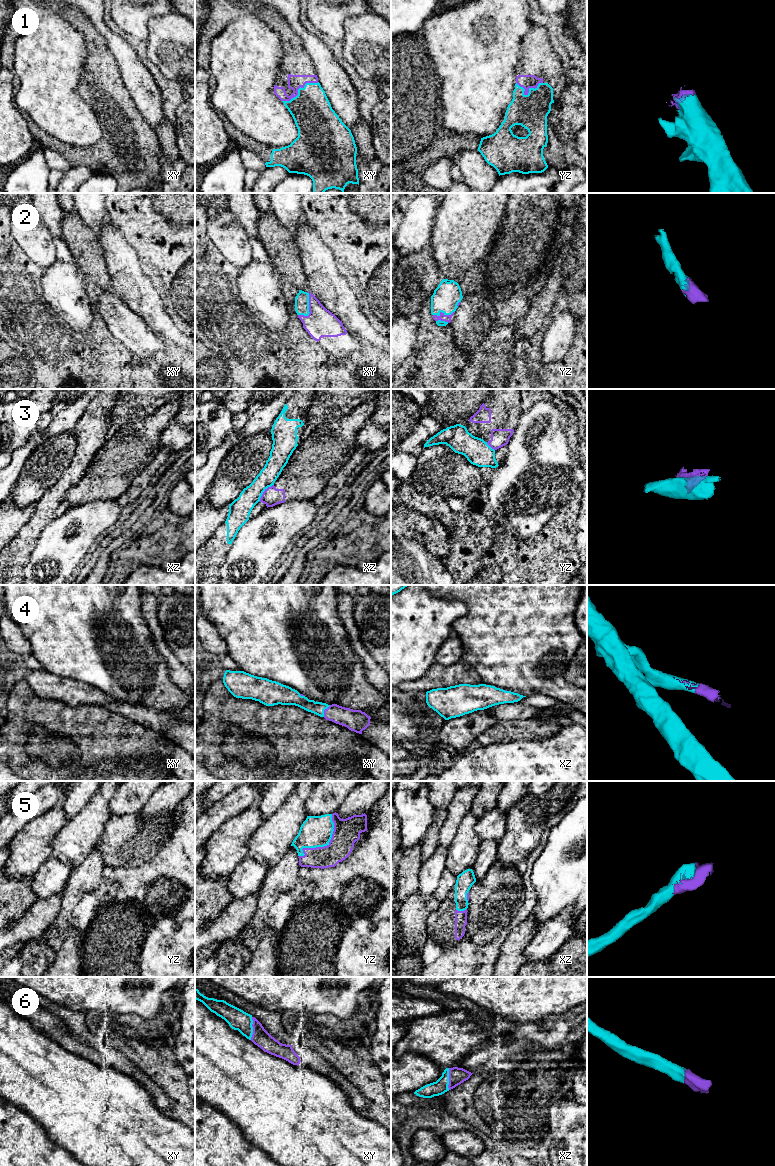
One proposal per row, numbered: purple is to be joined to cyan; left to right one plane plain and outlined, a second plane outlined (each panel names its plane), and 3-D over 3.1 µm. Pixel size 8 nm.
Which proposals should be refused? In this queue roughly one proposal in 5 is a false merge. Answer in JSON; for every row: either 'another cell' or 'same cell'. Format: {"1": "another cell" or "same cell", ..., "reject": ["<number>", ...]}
{"1": "same cell", "2": "same cell", "3": "another cell", "4": "same cell", "5": "same cell", "6": "same cell", "reject": ["3"]}

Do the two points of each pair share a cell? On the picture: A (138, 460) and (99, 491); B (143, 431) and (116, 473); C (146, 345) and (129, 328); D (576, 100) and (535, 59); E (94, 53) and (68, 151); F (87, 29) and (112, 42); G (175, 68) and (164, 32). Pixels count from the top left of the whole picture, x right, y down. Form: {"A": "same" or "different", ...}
{"A": "same", "B": "same", "C": "same", "D": "different", "E": "same", "F": "different", "G": "same"}

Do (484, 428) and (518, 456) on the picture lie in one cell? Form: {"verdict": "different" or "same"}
{"verdict": "different"}

